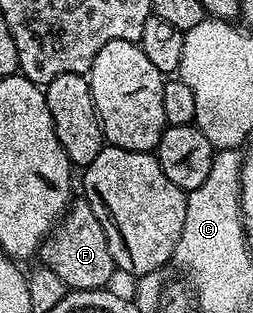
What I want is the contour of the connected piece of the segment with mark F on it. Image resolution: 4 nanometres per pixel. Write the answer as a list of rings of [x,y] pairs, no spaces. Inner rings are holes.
[[[85,198],[73,201],[64,223],[47,239],[44,256],[45,252],[45,267],[52,269],[56,278],[65,282],[67,289],[79,292],[105,289],[109,285],[106,283],[116,276],[112,250],[108,250],[108,238],[104,238],[104,226],[100,226],[100,218],[96,218]]]

